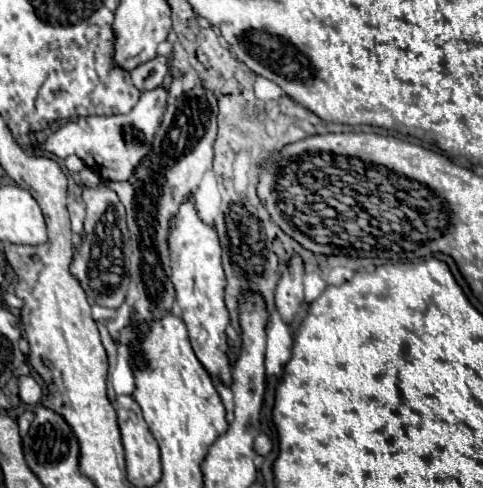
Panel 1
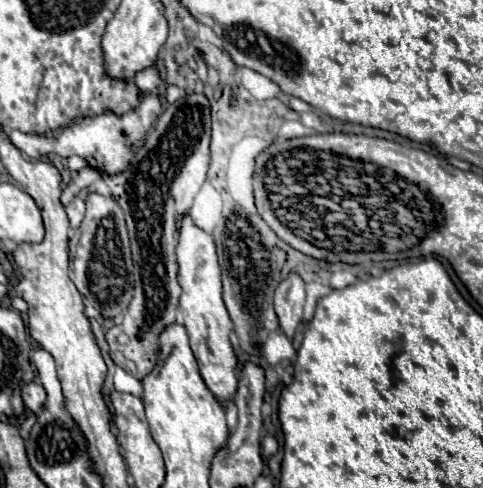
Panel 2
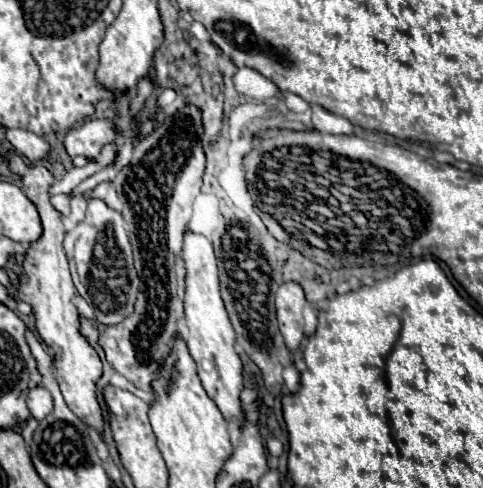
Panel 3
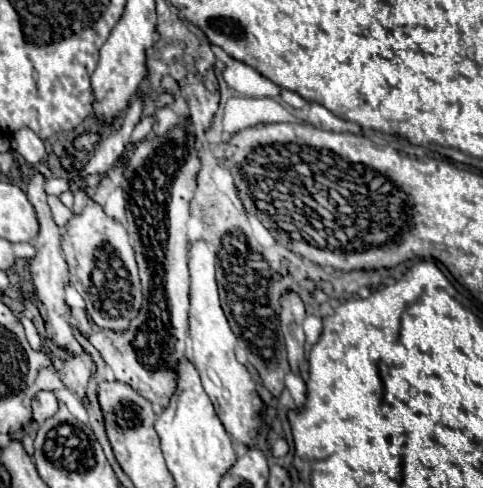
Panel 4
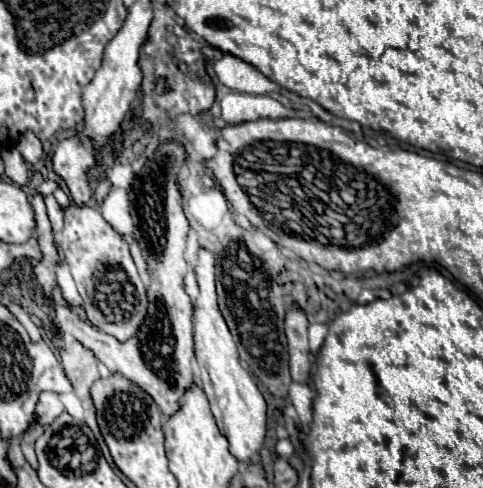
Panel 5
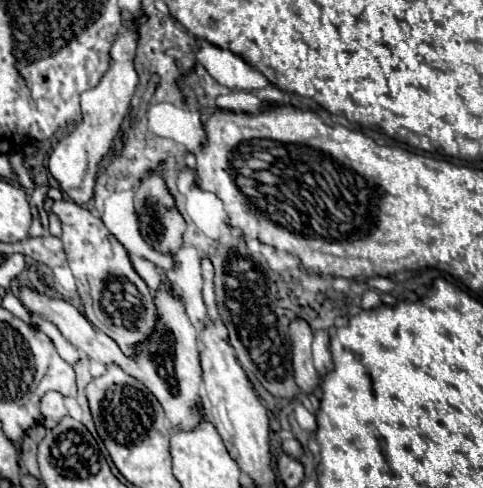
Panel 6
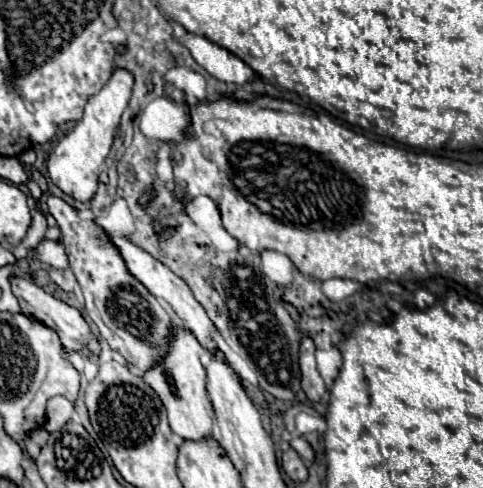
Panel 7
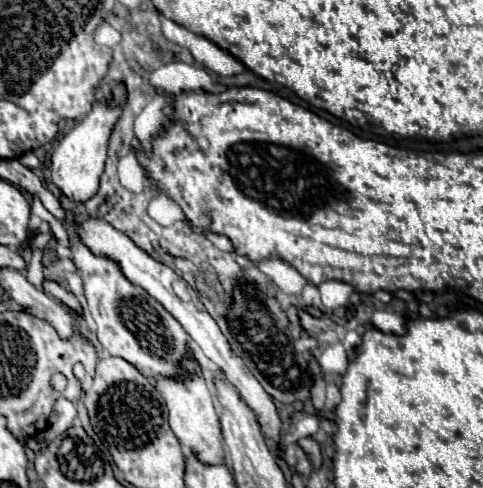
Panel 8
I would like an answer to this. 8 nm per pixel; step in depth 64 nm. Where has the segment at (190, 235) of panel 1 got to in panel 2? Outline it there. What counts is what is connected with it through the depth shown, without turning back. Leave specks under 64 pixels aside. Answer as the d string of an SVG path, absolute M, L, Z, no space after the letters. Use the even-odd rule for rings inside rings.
M186 216L182 220L180 228L180 242L176 246L178 256L178 282L182 286L180 296L180 310L184 314L184 328L190 338L190 348L198 360L200 376L204 378L208 390L214 394L214 398L226 406L230 400L234 400L238 390L238 358L230 344L230 332L232 332L232 320L228 316L228 310L222 302L222 282L220 282L220 266L216 256L216 246L210 234L196 228Z

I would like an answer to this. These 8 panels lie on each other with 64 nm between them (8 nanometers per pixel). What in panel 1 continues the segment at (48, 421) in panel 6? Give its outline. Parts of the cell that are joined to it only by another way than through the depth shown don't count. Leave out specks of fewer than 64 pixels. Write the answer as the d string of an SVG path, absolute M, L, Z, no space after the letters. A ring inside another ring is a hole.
M32 376L20 378L20 384L18 386L20 386L20 400L26 402L26 404L30 404L30 406L38 404L44 398L42 386Z

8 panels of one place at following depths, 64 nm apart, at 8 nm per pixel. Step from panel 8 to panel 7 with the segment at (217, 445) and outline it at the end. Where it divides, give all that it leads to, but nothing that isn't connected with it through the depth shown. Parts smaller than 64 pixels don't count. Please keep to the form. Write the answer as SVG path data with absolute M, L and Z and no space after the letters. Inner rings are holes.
M176 328L170 352L164 360L164 364L144 372L146 384L154 388L154 392L160 396L168 410L168 420L172 432L180 440L192 440L200 442L212 436L212 424L214 424L214 412L212 412L212 402L208 400L208 390L206 390L206 372L200 364L202 356L202 346L198 340L182 328Z

